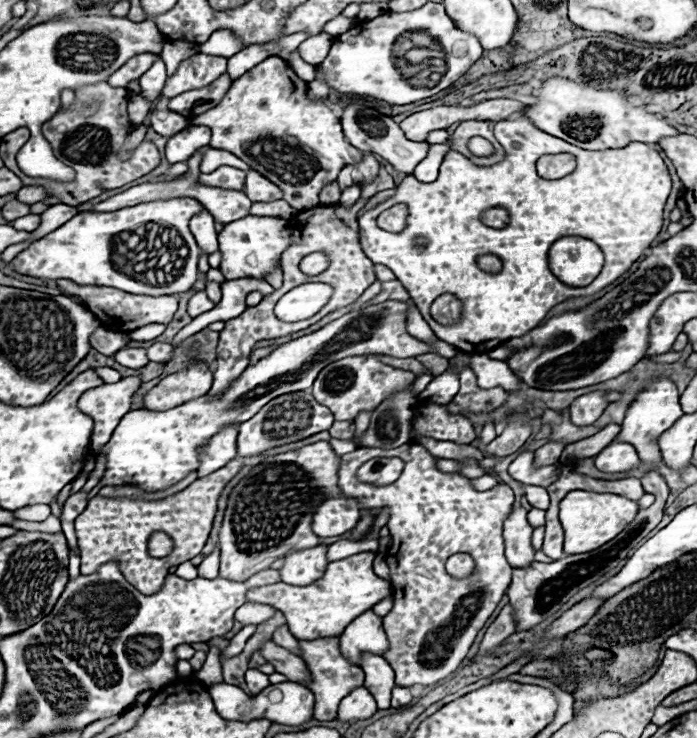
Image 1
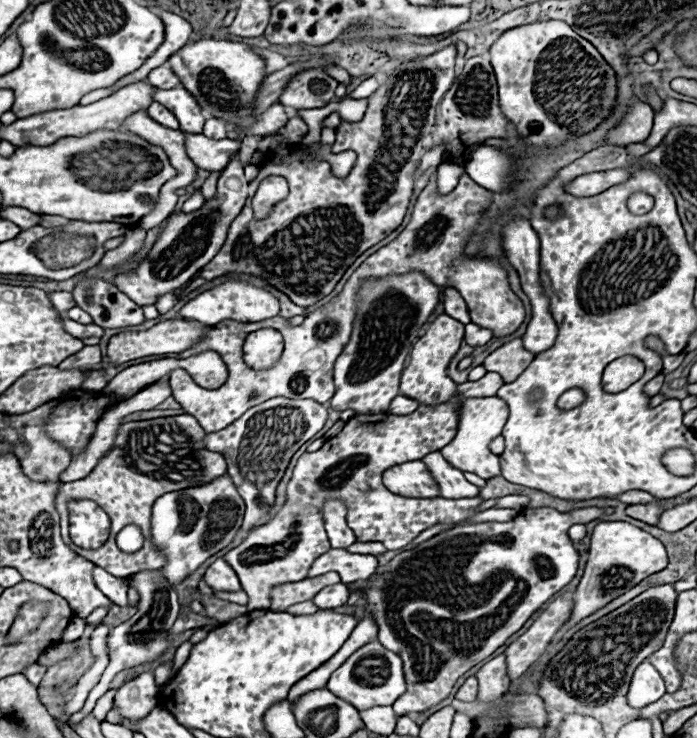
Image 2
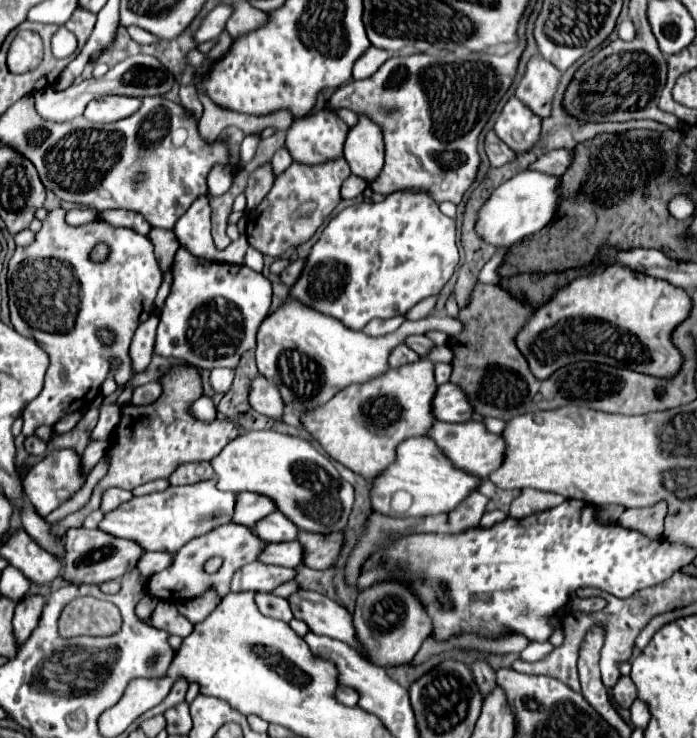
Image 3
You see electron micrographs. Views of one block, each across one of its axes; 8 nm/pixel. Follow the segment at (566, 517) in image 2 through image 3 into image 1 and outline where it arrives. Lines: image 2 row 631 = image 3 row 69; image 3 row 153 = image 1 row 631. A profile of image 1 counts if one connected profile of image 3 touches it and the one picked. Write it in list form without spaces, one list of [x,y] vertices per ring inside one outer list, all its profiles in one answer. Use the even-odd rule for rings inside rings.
[[[402,444],[392,450],[380,448],[356,448],[354,452],[342,456],[340,468],[340,484],[346,496],[356,498],[362,508],[372,508],[378,514],[384,506],[390,508],[388,528],[394,538],[394,546],[388,550],[388,566],[390,566],[390,582],[394,586],[394,606],[382,618],[382,626],[388,634],[390,648],[386,652],[388,664],[396,672],[396,686],[430,686],[444,680],[452,674],[464,656],[468,654],[478,630],[490,618],[502,596],[506,594],[512,582],[512,568],[504,556],[504,538],[502,526],[504,520],[512,512],[514,492],[506,484],[498,484],[492,490],[474,490],[472,480],[462,474],[448,474],[438,470],[438,458],[432,456],[420,444]],[[374,456],[398,456],[404,460],[402,476],[386,486],[372,486],[358,481],[358,468]],[[454,552],[466,552],[474,558],[476,570],[468,578],[452,578],[444,564]]]

